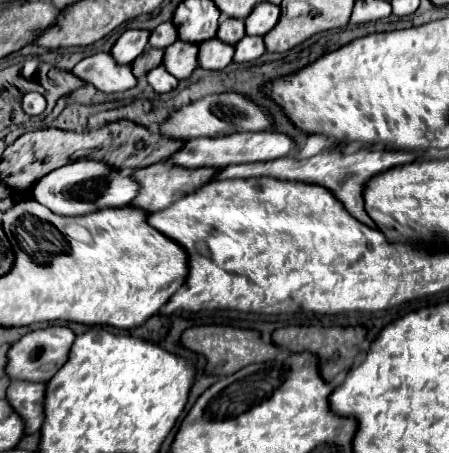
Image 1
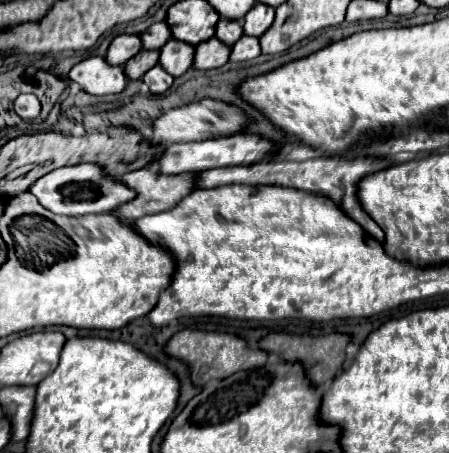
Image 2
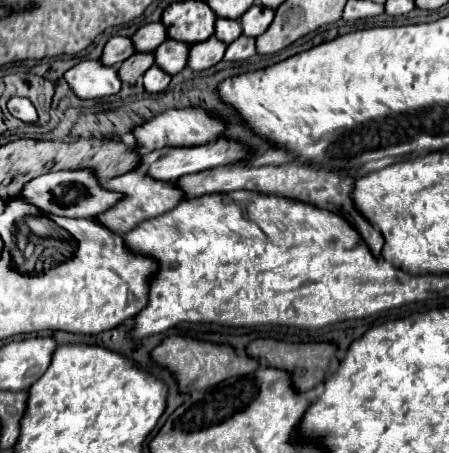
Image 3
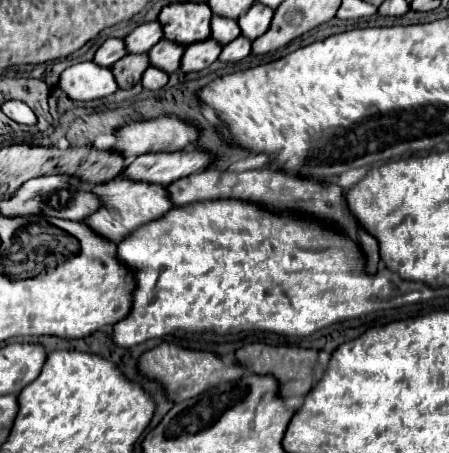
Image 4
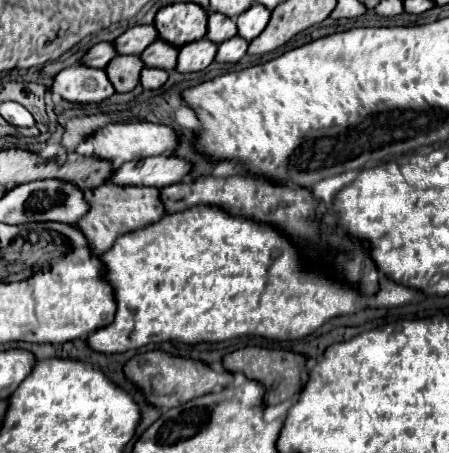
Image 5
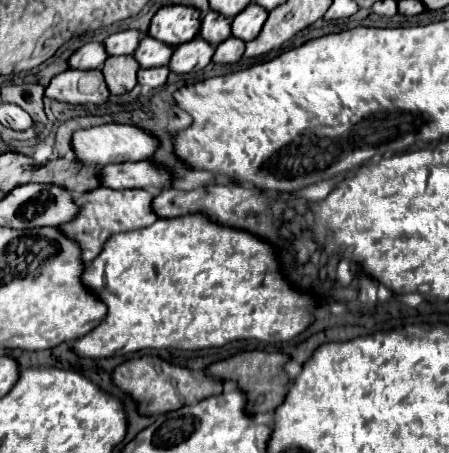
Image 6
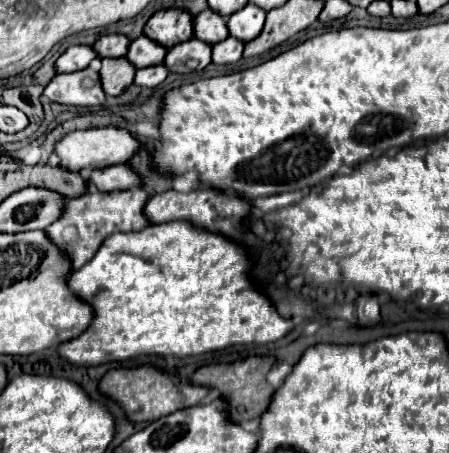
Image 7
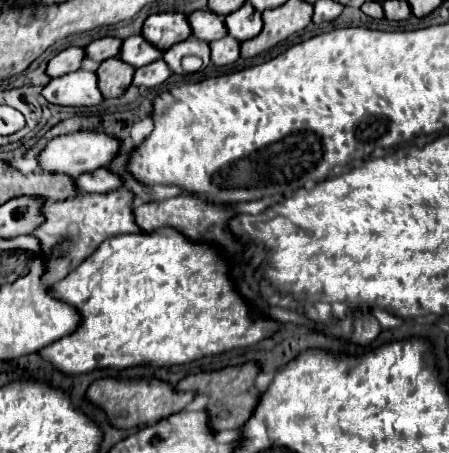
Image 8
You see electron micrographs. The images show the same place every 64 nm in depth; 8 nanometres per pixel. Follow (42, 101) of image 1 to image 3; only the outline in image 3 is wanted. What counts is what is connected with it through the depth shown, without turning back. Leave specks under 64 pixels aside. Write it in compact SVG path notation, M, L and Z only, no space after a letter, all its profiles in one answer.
M14 96L8 102L8 110L12 112L12 116L16 116L22 122L36 122L38 120L38 112L36 106L32 104L32 100L24 98L24 96Z

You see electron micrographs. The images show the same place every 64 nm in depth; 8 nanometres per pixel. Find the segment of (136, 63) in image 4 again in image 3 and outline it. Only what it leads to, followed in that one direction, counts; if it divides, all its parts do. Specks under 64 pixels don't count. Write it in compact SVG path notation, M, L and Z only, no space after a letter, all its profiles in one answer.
M138 52L122 62L122 66L118 70L120 80L124 80L128 84L136 84L150 66L154 66L154 54L140 54Z

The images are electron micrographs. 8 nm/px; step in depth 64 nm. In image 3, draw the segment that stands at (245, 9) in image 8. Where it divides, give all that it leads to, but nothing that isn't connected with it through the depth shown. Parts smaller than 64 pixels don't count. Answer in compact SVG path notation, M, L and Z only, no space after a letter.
M254 4L252 8L248 8L248 12L242 16L242 32L246 36L260 36L262 32L266 32L266 28L272 24L274 20L274 10L266 8L262 4Z

